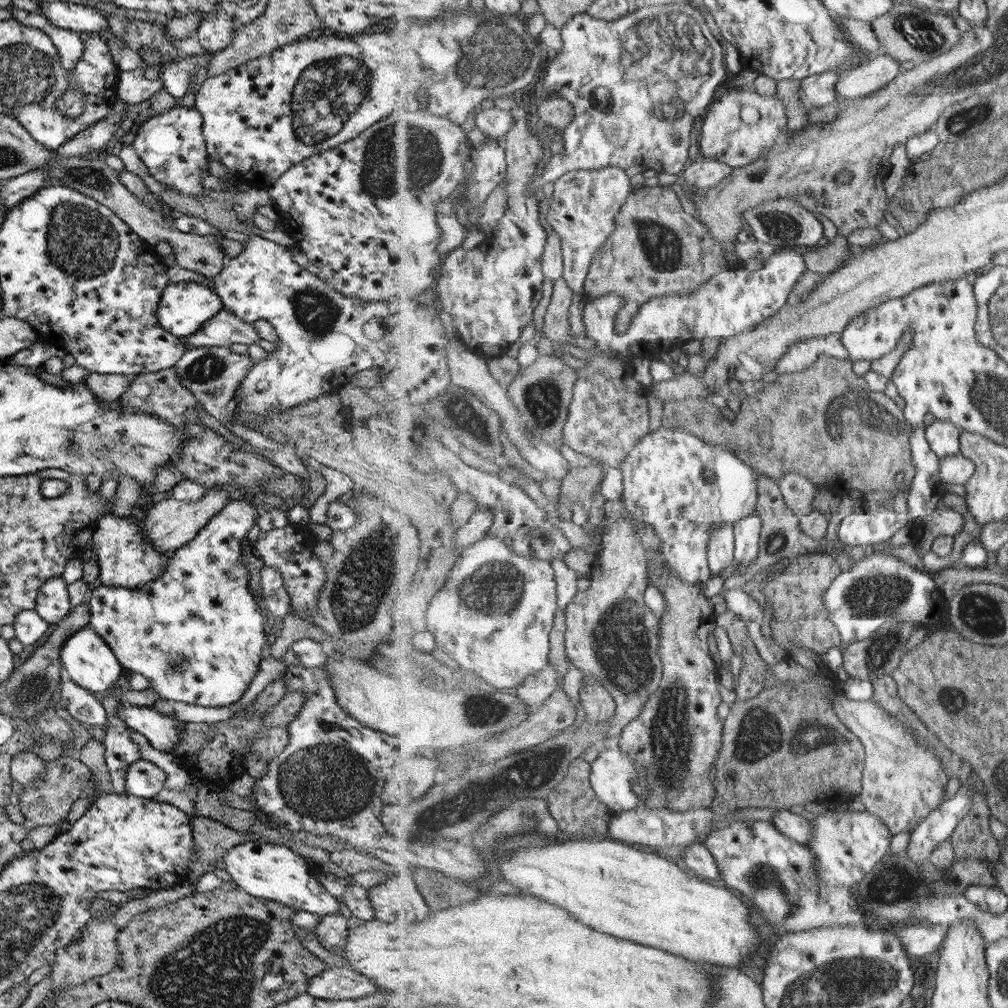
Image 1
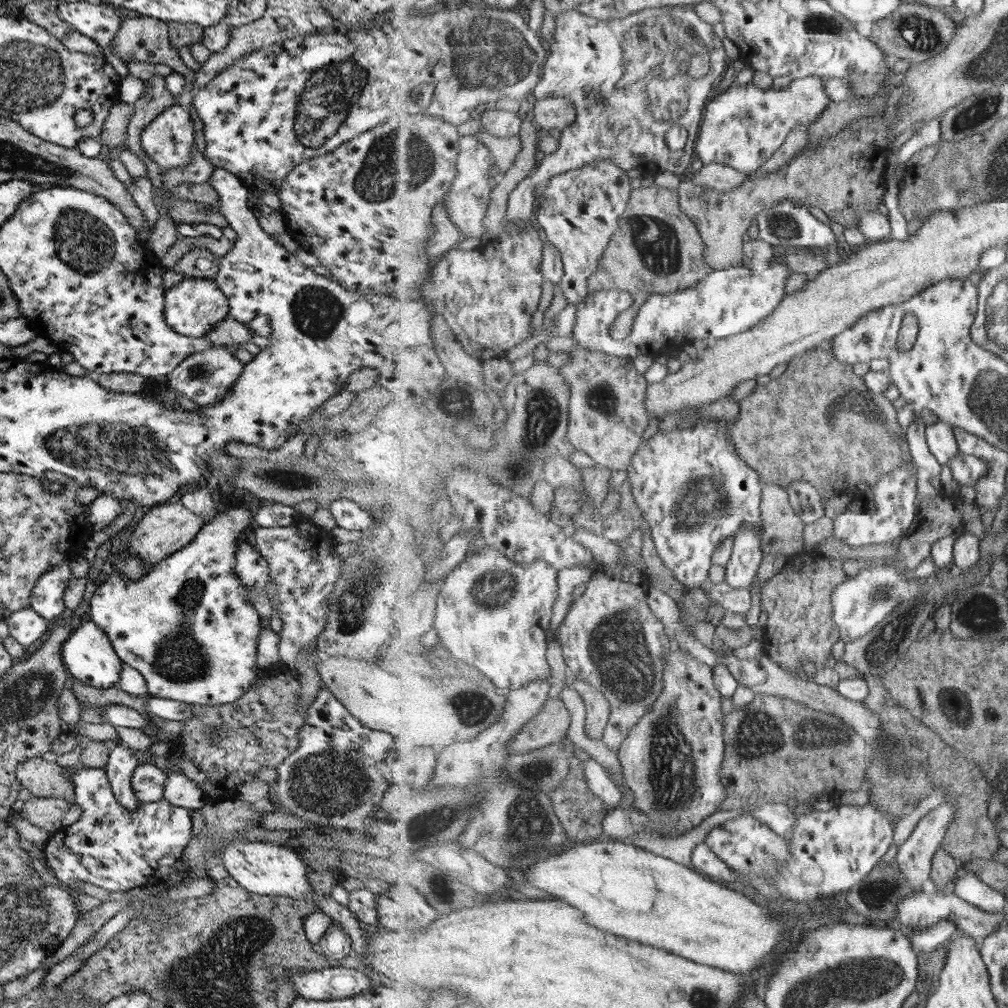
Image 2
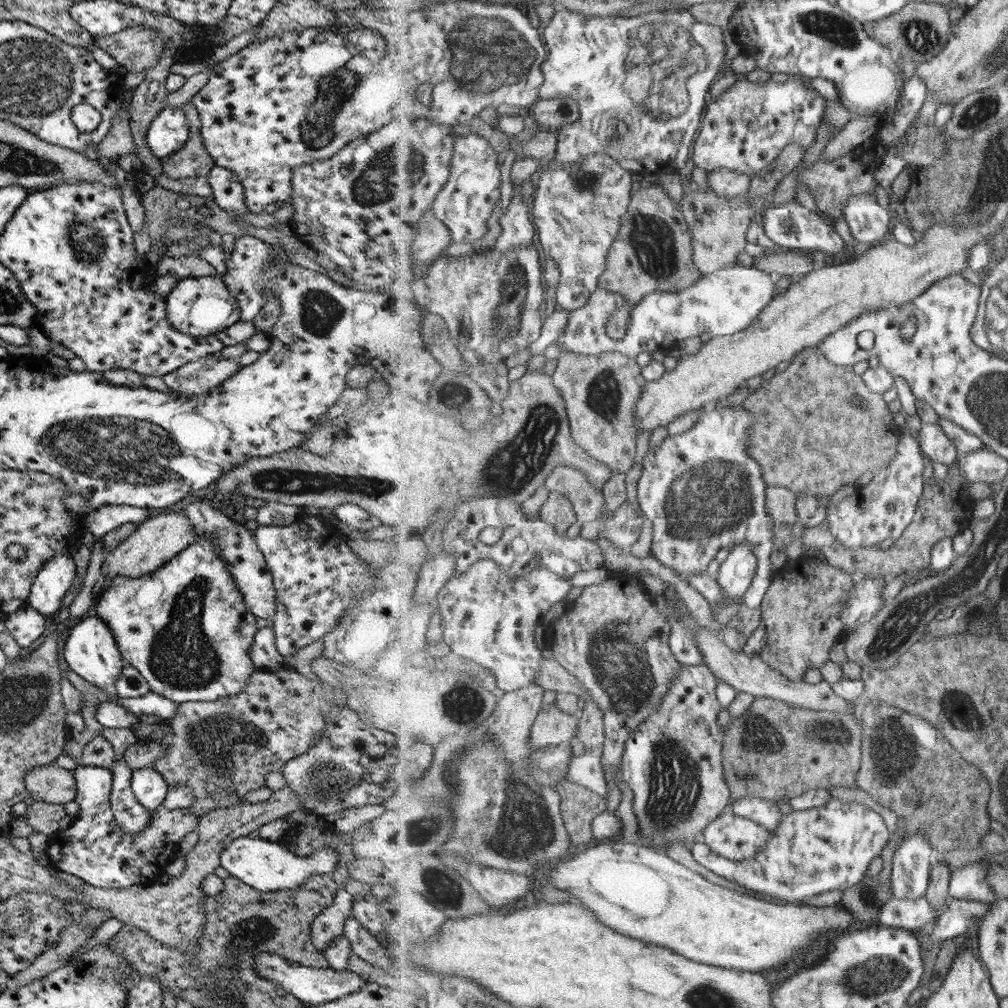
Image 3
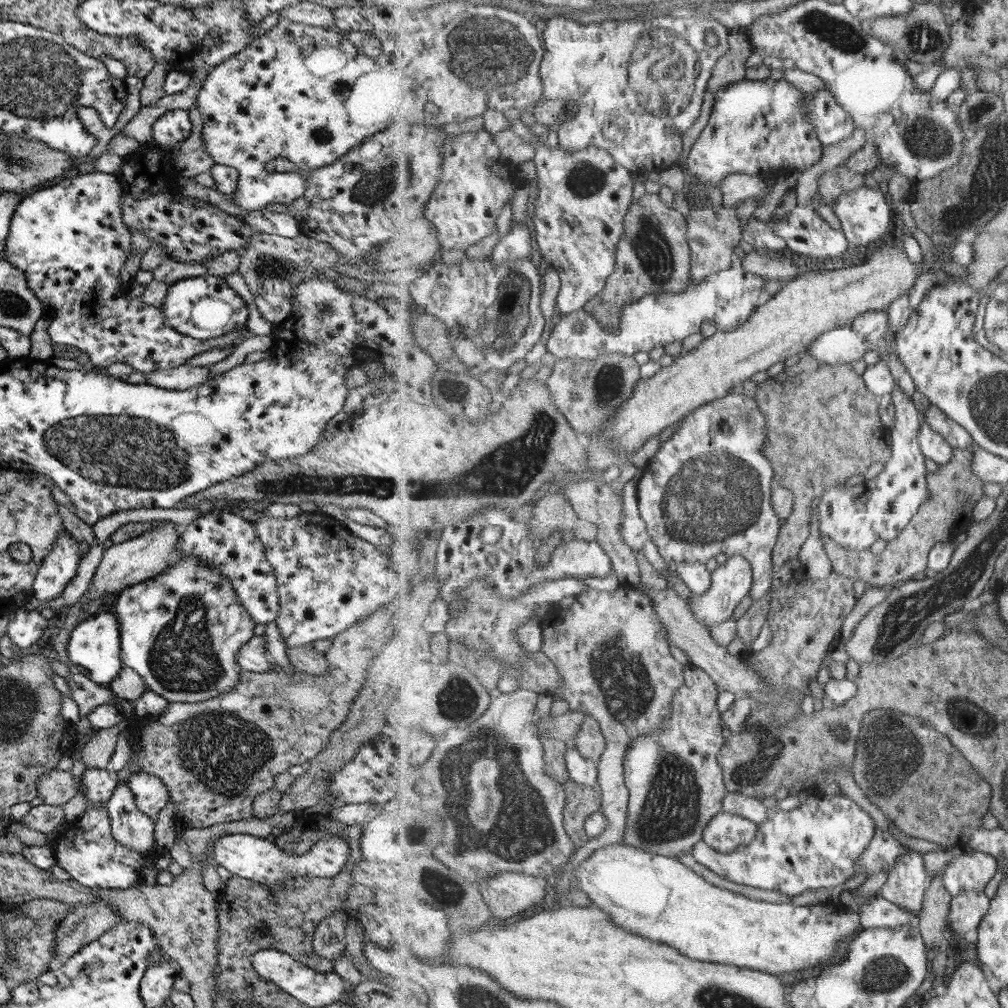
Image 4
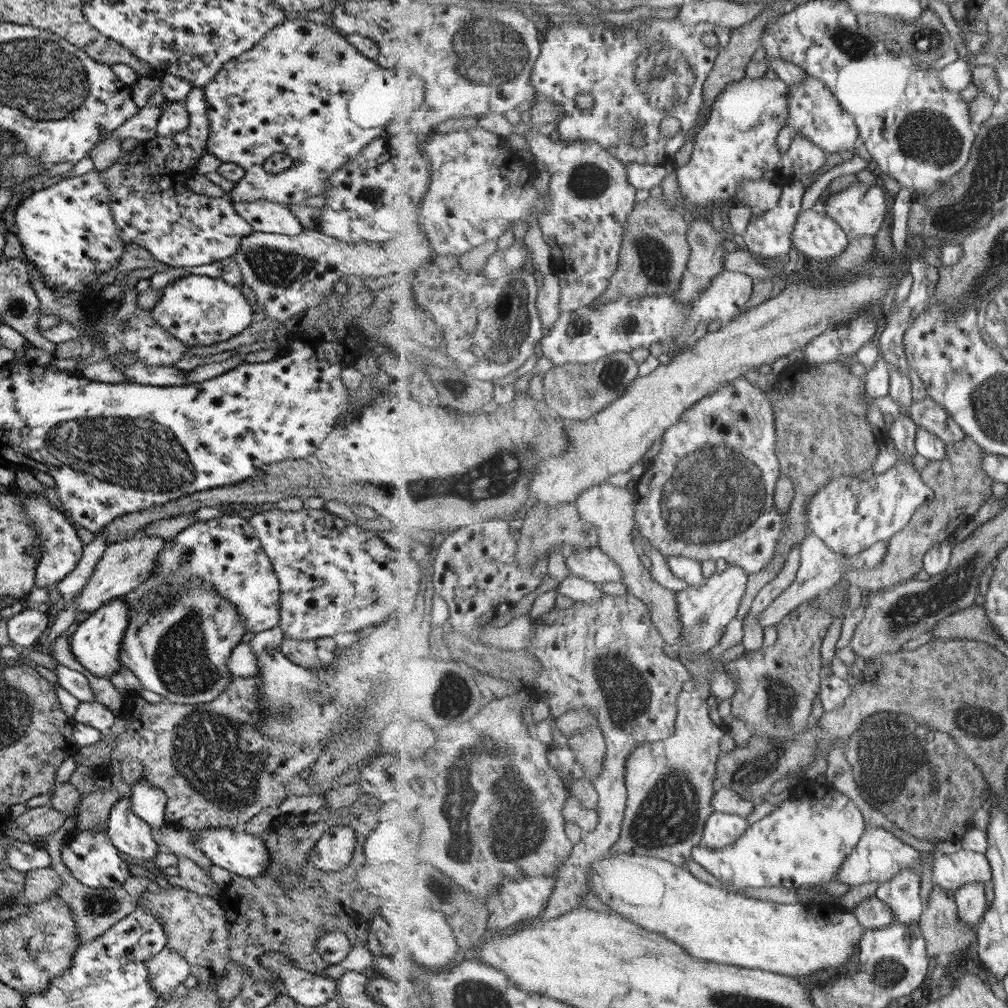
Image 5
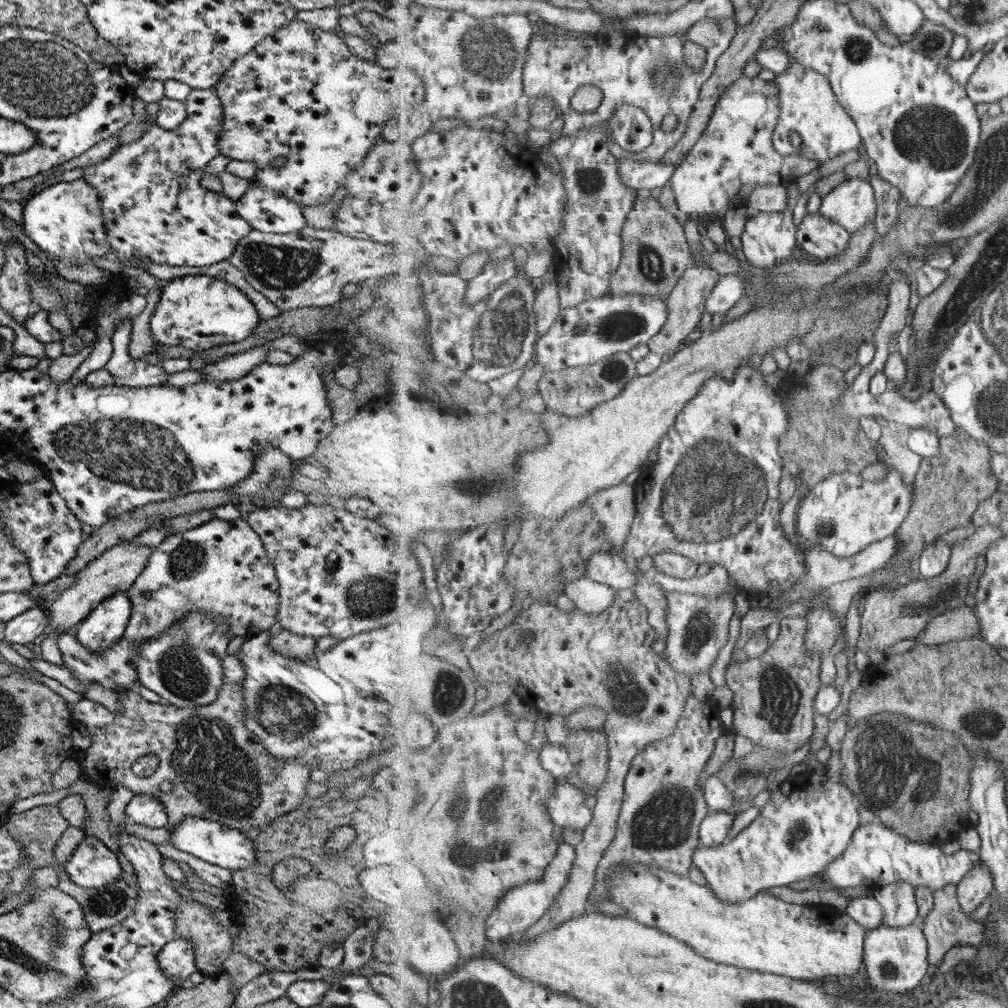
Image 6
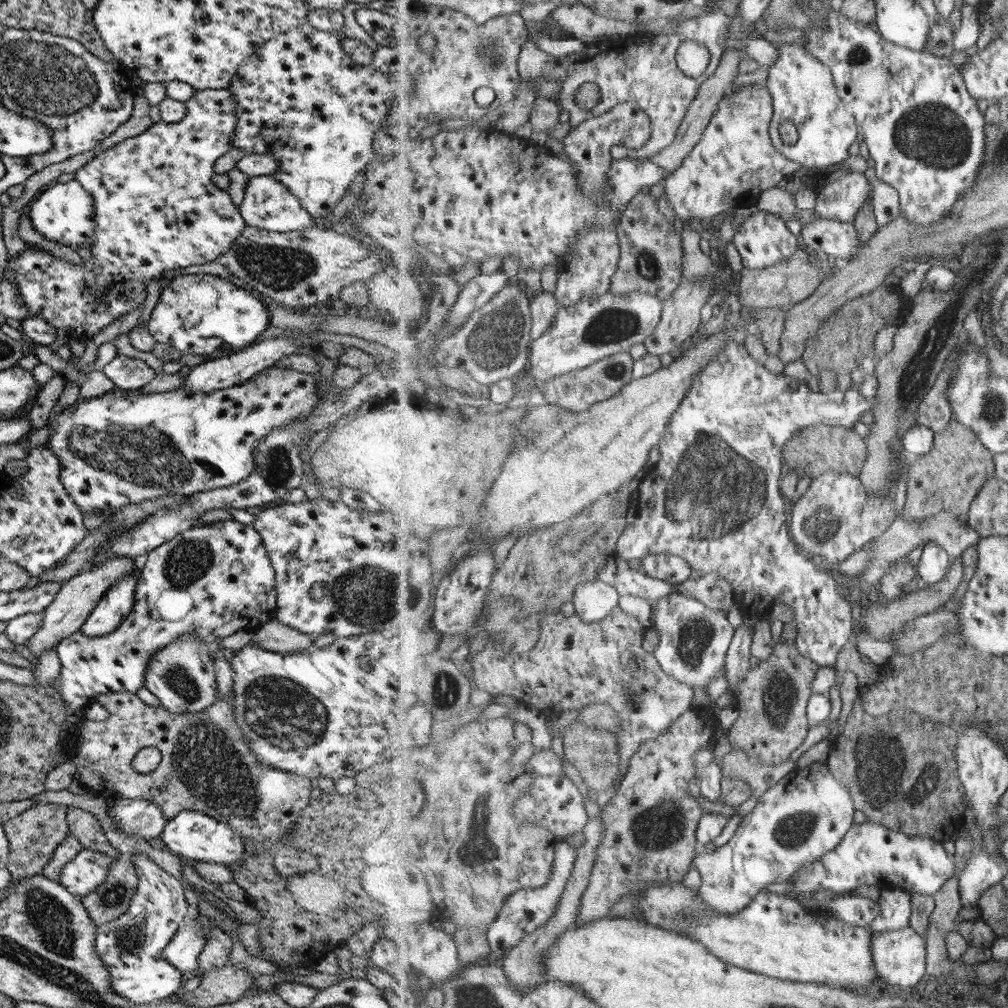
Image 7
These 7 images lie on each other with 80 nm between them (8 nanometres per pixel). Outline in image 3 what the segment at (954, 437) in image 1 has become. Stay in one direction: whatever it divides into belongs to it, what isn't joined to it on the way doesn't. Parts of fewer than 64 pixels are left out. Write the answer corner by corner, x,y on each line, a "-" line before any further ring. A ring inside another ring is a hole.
939,422
923,426
921,444
927,456
937,463
951,466
958,459
959,451
955,443
947,436

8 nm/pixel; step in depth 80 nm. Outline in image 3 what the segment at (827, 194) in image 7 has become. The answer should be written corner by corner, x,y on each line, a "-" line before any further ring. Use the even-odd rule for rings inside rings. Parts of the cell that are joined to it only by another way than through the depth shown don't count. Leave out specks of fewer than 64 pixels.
873,194
850,196
844,214
858,250
880,244
891,235
893,220
890,210
878,204

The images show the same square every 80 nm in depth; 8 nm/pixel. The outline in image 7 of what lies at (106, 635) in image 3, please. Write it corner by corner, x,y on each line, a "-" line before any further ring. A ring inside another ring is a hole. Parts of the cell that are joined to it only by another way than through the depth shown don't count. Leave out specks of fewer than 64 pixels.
134,569
128,576
118,580
97,602
93,611
87,615
80,631
85,636
105,636
113,632
125,620
134,602
133,591
136,576
140,569

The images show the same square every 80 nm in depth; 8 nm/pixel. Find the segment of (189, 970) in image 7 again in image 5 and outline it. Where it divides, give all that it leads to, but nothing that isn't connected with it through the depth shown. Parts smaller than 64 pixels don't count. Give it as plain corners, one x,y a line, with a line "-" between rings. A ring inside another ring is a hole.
165,947
148,960
146,967
148,984
159,997
168,996
189,974
186,960

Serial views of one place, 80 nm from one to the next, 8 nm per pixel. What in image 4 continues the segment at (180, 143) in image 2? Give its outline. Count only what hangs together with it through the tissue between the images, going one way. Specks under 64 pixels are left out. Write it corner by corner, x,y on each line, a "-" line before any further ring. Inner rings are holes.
174,108
158,116
151,126
151,141
155,146
171,148
188,137
191,123
187,111

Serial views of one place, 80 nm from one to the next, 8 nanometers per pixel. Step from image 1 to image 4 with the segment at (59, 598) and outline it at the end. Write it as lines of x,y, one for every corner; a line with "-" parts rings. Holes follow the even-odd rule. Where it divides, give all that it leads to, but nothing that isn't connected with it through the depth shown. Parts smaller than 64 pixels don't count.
65,529
39,565
31,585
31,603
51,601
61,595
66,583
76,573
79,543

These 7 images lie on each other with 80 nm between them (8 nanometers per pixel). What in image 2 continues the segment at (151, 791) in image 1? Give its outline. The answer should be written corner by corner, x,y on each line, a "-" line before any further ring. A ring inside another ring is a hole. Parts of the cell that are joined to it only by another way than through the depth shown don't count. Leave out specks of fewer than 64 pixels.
137,763
130,778
130,787
138,802
151,804
163,796
163,782
166,774
160,766
151,763

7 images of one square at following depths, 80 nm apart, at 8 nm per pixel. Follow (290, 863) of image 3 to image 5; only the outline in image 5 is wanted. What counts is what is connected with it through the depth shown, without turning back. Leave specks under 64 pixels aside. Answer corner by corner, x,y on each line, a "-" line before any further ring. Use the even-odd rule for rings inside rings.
333,826
310,848
309,865
325,873
335,873
351,859
355,833
349,827
-
207,827
207,829
195,829
198,831
198,838
195,841
195,846
204,854
205,858
211,862
211,865
219,866
232,875
240,877
257,877
261,873
265,873
267,865
269,865
269,853
263,846
263,840
257,836
244,833
242,829
236,831
230,830
227,827
215,828

